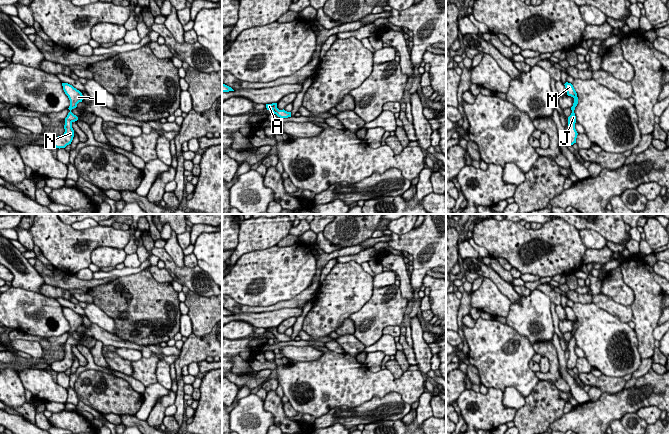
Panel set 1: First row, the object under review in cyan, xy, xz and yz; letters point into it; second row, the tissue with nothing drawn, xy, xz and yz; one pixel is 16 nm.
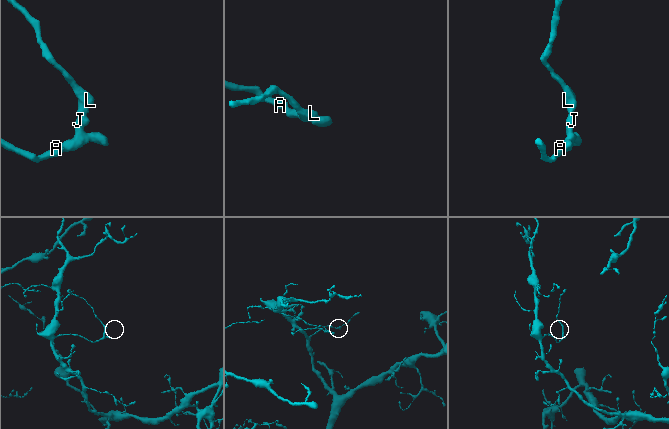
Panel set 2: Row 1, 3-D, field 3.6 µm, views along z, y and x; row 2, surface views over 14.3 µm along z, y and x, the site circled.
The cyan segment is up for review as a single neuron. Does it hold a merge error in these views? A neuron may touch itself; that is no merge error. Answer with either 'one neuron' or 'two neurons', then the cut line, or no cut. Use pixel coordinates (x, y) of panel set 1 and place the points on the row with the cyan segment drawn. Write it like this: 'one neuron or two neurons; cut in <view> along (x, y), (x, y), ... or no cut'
one neuron; no cut

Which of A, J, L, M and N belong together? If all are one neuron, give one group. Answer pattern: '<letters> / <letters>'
A J L M N

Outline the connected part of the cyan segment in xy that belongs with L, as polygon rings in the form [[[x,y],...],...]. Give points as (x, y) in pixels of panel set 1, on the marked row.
[[[62,83],[63,90],[70,100],[70,106],[67,117],[65,118],[64,129],[65,132],[62,136],[55,137],[51,140],[50,144],[56,148],[65,148],[67,145],[71,144],[74,137],[74,130],[72,128],[72,123],[78,120],[78,117],[74,115],[71,110],[77,107],[79,102],[82,102],[83,95],[82,93],[74,88],[68,83]]]

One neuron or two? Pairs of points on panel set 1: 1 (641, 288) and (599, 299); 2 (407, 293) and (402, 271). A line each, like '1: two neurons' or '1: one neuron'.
1: two neurons
2: one neuron

